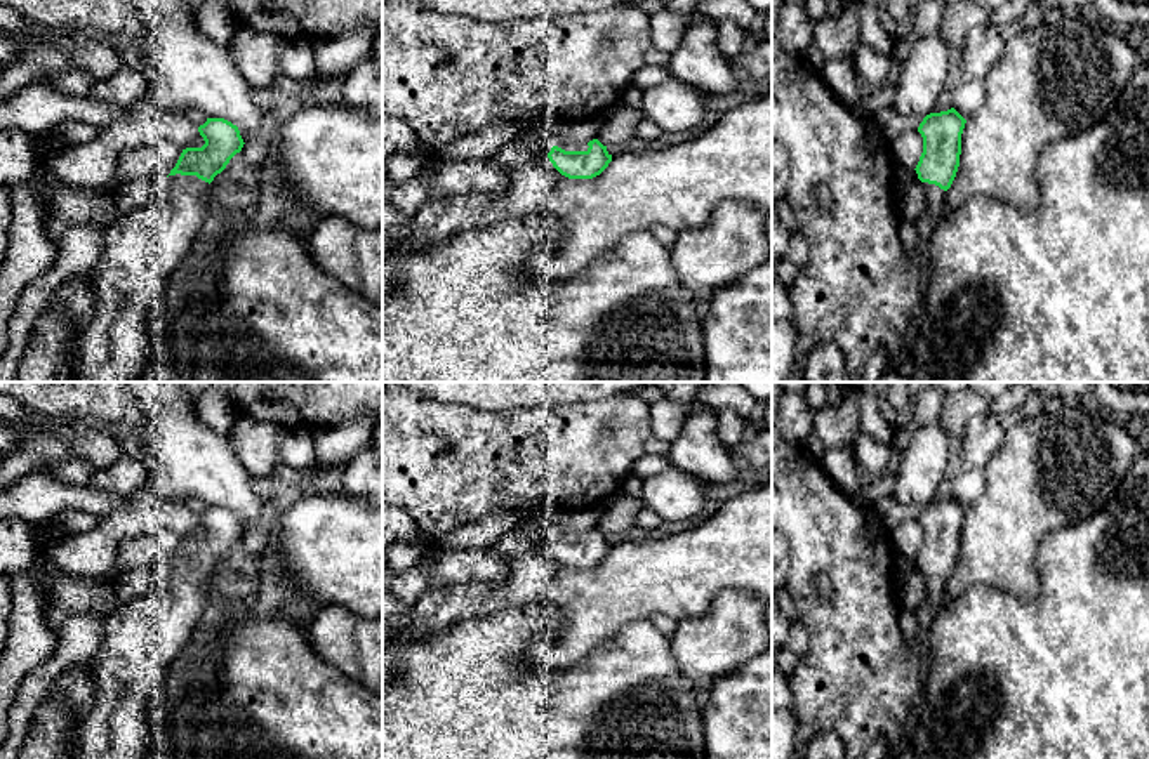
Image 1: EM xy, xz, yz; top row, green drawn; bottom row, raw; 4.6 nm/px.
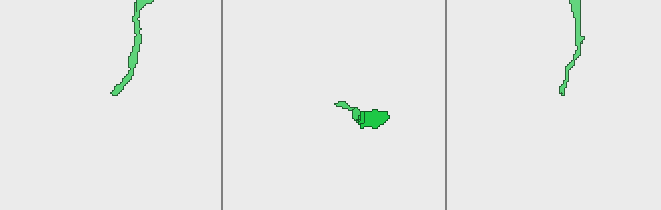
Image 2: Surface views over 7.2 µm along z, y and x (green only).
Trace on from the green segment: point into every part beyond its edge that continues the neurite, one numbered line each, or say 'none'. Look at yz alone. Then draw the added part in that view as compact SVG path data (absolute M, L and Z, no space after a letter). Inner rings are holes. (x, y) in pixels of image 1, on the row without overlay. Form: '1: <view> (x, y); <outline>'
1: yz (934, 586); M923 571L925 580L925 603L933 613L940 611L946 604L944 584L946 580L935 573Z

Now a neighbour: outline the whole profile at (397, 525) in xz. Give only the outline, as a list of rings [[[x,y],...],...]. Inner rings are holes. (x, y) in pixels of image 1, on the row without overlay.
[[[382,507],[382,552],[396,542],[422,537],[410,514],[402,507]]]

